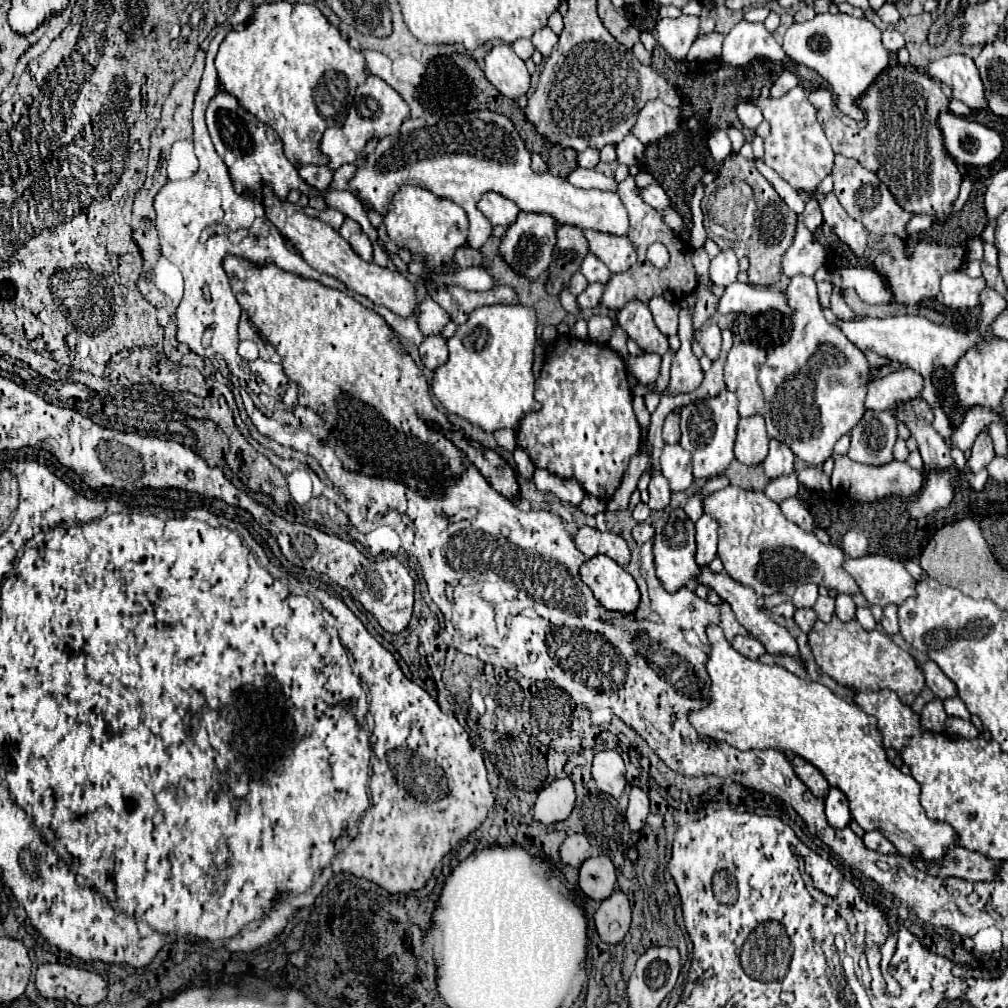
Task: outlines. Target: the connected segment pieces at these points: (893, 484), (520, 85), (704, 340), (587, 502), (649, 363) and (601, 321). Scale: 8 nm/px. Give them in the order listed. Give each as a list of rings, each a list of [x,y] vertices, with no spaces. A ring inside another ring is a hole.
[[[834,456],[834,472],[832,472],[832,488],[834,490],[844,490],[852,498],[862,500],[862,502],[872,502],[890,494],[904,494],[904,496],[914,496],[922,488],[924,476],[920,470],[910,468],[906,462],[890,462],[884,466],[868,466],[868,464],[858,464],[850,460],[848,456]]]
[[[494,44],[494,48],[484,56],[484,74],[496,86],[496,90],[508,98],[518,98],[528,92],[530,74],[522,58],[514,54],[508,44]]]
[[[716,324],[712,326],[706,326],[700,334],[698,334],[698,342],[700,346],[704,348],[704,354],[710,358],[710,360],[716,360],[718,354],[720,354],[720,328]]]
[[[586,496],[580,506],[578,506],[584,514],[602,514],[606,510],[606,504],[594,496]]]
[[[644,352],[642,356],[628,356],[626,358],[628,372],[636,378],[656,378],[660,370],[660,356]]]
[[[592,316],[588,320],[588,334],[590,334],[590,340],[594,342],[602,342],[606,344],[614,332],[614,324],[616,320],[610,318],[610,316]]]

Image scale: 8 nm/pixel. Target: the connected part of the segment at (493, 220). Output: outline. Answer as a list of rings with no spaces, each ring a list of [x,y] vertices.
[[[488,192],[480,198],[478,210],[488,218],[488,222],[492,226],[498,226],[498,224],[500,226],[510,226],[520,212],[518,206],[512,200],[504,198],[500,194],[494,194],[494,192]]]

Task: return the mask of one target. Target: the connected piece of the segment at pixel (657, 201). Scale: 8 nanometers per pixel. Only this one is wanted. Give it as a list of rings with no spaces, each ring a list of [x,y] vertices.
[[[650,184],[646,188],[640,188],[640,196],[642,196],[642,200],[646,200],[646,204],[650,204],[656,210],[664,210],[670,206],[666,192],[658,184]]]

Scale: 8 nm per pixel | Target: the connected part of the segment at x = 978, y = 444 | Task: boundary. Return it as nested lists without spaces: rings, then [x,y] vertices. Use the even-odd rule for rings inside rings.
[[[980,432],[974,446],[972,446],[972,456],[970,456],[970,468],[978,472],[980,468],[986,468],[994,460],[994,444],[988,432]]]

